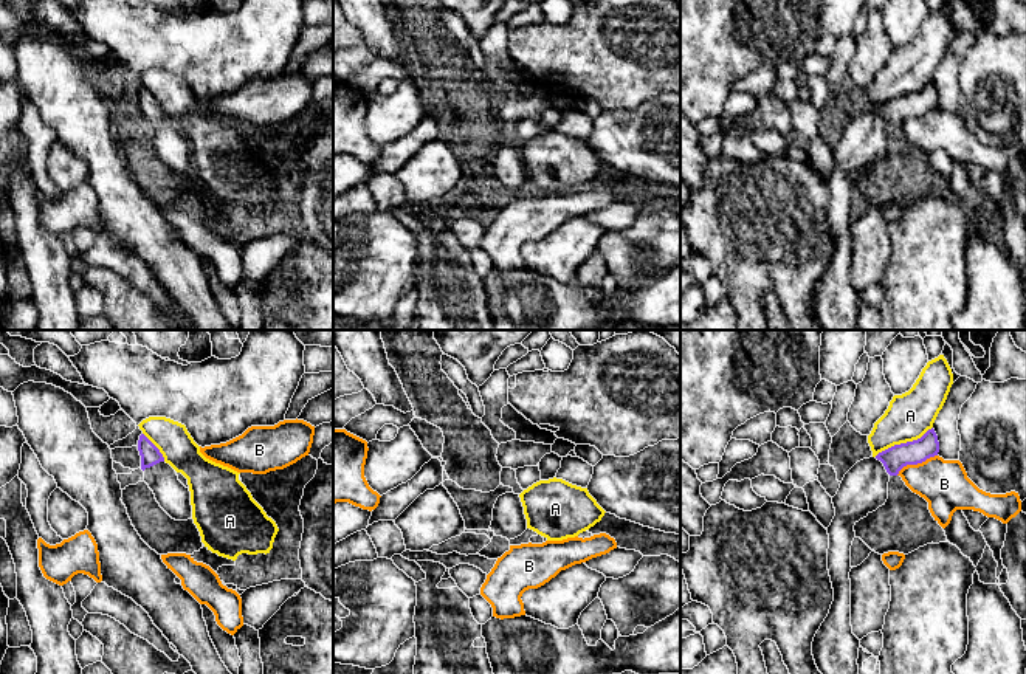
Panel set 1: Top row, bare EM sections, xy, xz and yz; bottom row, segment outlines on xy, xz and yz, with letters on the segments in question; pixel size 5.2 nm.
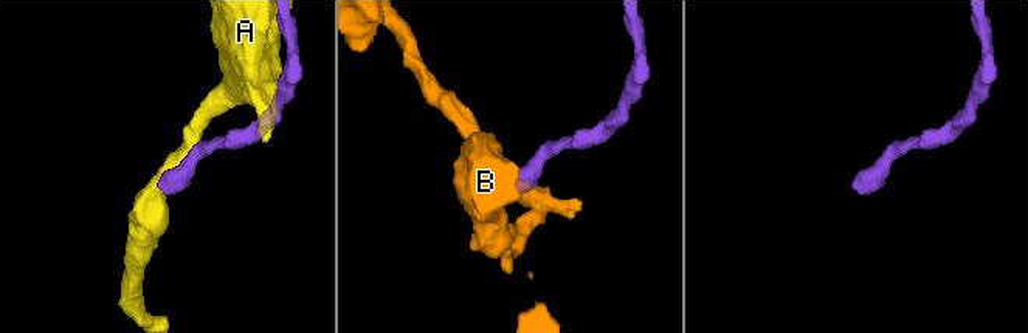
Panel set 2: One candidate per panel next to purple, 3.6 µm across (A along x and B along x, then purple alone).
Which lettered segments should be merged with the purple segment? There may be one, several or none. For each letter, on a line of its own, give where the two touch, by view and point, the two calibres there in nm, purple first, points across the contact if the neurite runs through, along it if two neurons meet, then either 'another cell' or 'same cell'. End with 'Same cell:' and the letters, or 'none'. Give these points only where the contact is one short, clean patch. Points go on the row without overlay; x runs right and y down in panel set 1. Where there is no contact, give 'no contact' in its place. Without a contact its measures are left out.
A: meets purple in yz at (902, 96); 130 nm thick on the purple side, 240 nm on the other; another cell
B: meets purple in yz at (916, 116); 130 nm thick on the purple side, 260 nm on the other; border along yz (936, 107), (916, 116), (907, 116), (896, 127); another cell
Same cell: none

